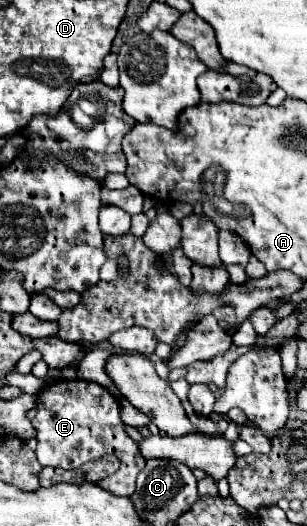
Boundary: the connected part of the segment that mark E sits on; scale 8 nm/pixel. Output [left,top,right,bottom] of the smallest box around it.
[33,378,145,496]

